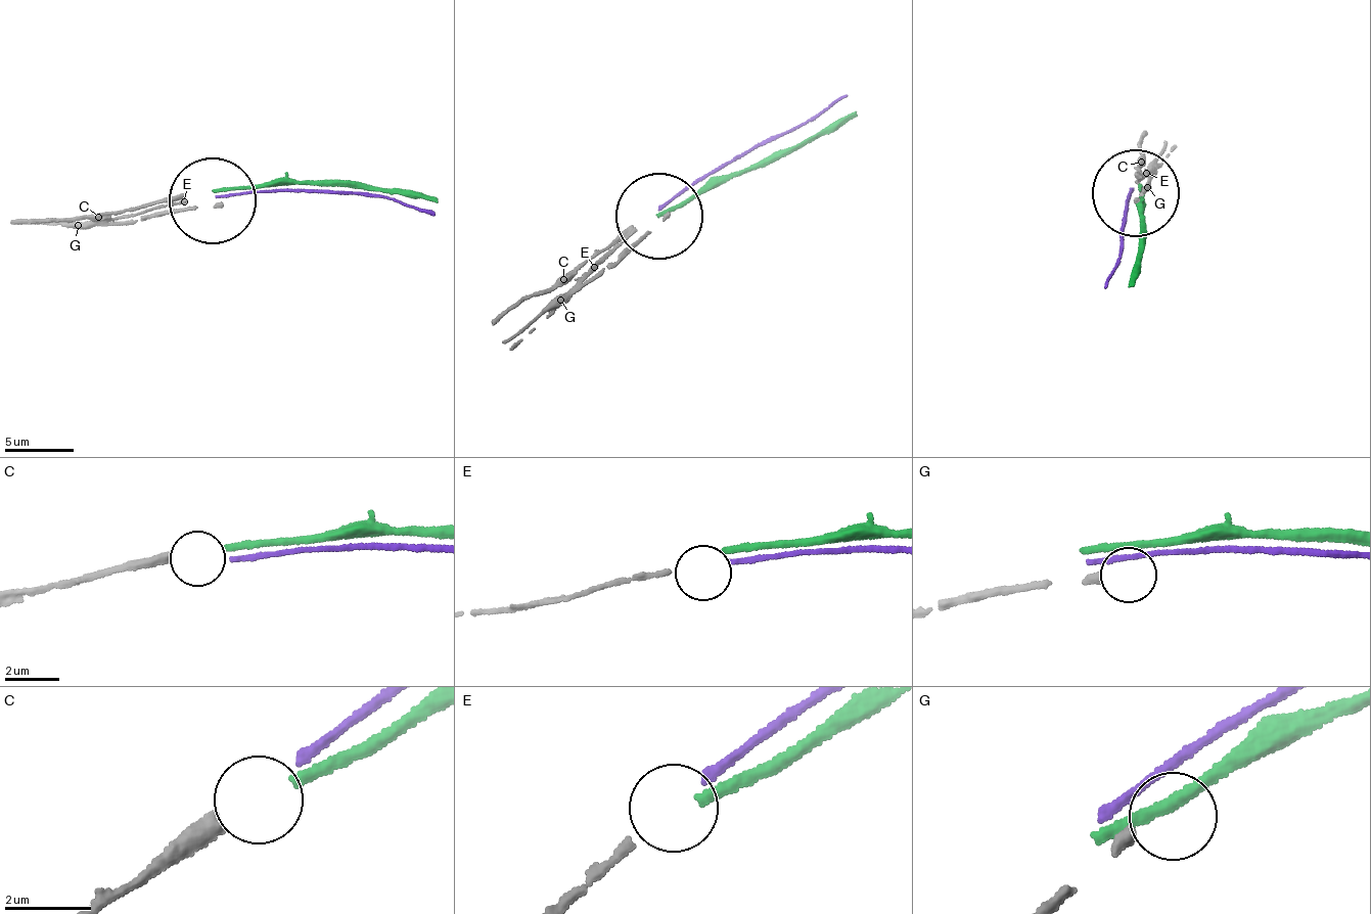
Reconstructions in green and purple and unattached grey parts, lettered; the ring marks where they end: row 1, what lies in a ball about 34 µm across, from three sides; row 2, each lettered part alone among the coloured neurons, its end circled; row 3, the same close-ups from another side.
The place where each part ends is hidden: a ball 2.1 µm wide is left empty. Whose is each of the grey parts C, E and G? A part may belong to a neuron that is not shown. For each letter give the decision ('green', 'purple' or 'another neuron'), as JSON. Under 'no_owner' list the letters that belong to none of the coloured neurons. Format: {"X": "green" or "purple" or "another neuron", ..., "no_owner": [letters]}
{"C": "green", "E": "purple", "G": "another neuron", "no_owner": ["G"]}

